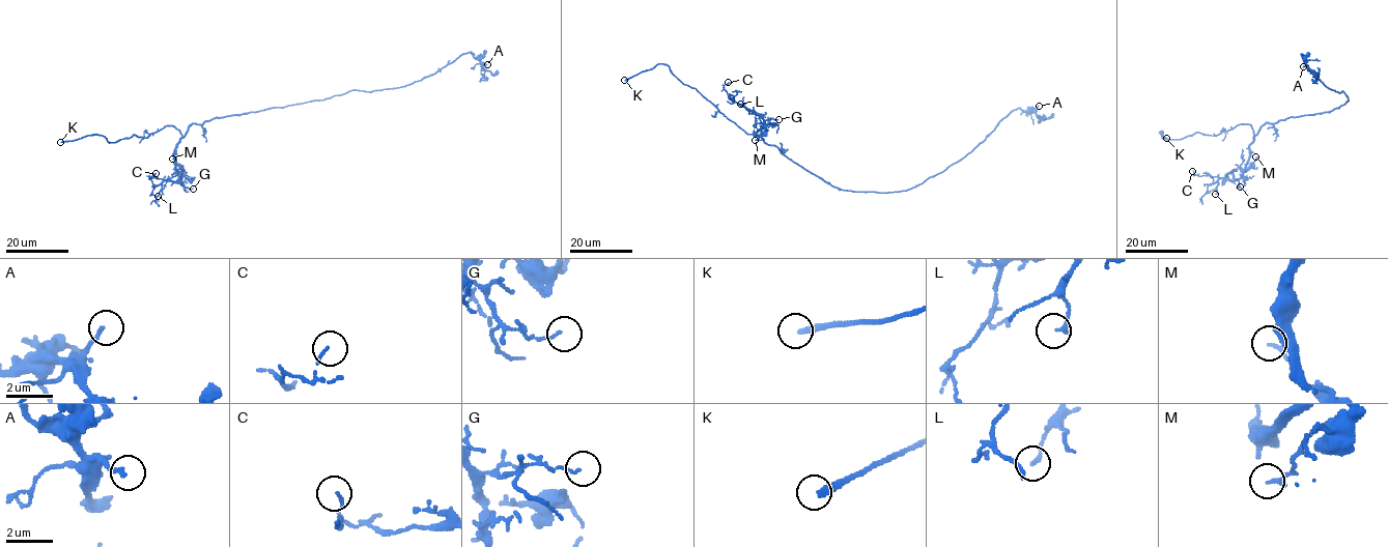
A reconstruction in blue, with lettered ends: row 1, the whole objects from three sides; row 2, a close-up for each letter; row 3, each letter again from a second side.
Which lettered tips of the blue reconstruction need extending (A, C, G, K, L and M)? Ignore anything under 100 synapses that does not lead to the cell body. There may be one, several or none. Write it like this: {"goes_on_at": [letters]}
{"goes_on_at": ["K"]}

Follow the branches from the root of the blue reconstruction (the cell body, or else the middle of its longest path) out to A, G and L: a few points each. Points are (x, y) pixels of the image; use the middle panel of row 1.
A: (837, 188), (874, 192), (910, 190), (971, 152), (1011, 111), (1019, 108), (1030, 111), (1039, 106)
G: (837, 188), (788, 159), (754, 133), (764, 126), (766, 120), (779, 119)
L: (837, 188), (788, 159), (775, 146), (766, 144), (754, 133), (764, 126), (764, 121), (740, 104)

